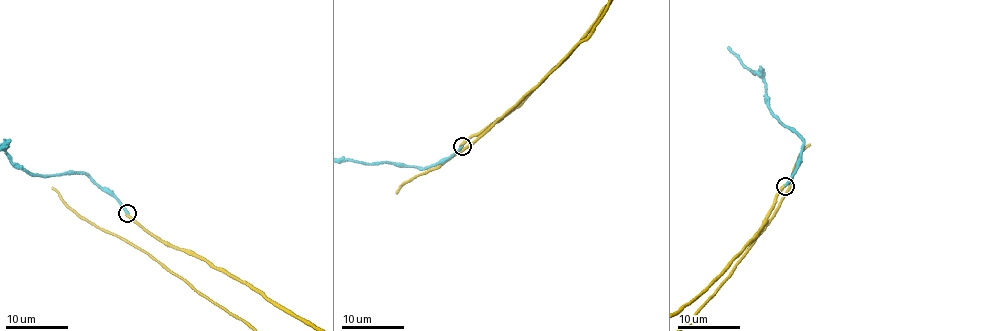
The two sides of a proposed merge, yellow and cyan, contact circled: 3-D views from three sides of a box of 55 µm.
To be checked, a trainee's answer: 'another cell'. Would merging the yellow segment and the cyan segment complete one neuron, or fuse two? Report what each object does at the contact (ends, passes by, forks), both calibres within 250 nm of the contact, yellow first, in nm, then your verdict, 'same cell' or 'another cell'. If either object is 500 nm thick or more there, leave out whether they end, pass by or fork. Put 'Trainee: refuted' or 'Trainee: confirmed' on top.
Trainee: confirmed
yellow ends there; cyan ends there; 280 nm thick on the yellow side, 240 nm on the other; another cell

